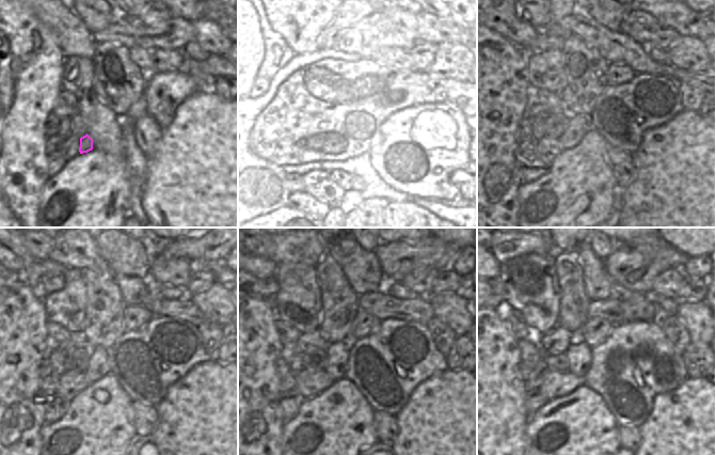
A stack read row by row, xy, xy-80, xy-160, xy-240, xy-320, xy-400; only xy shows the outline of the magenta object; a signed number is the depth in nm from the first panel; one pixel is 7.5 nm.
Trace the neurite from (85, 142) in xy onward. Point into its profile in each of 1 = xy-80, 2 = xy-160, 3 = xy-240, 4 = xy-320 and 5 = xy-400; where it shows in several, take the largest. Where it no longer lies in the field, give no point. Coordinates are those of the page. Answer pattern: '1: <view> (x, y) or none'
1: xy-80 (334, 131)
2: xy-160 (578, 124)
3: xy-240 (100, 363)
4: xy-320 (337, 354)
5: xy-400 (578, 354)

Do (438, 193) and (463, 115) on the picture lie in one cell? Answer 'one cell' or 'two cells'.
one cell

